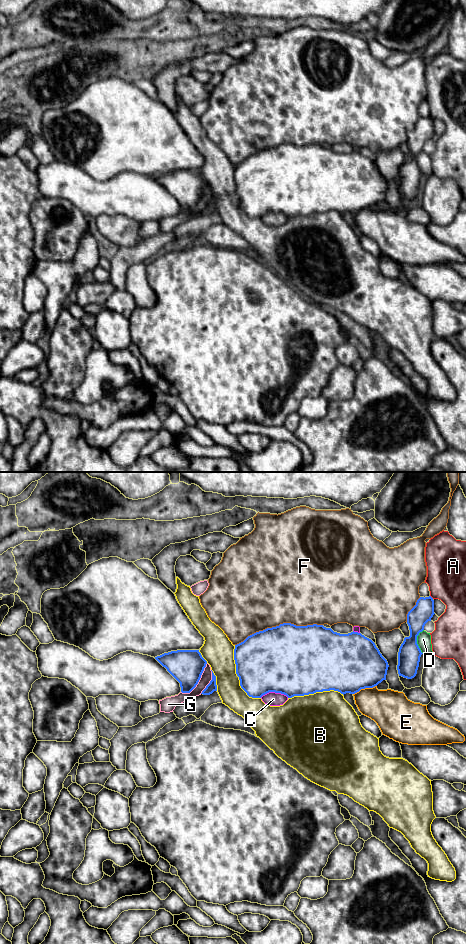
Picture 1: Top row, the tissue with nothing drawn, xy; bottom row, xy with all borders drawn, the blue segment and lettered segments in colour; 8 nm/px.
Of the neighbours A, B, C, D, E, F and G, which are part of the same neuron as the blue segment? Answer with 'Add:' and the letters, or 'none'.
Add: none

